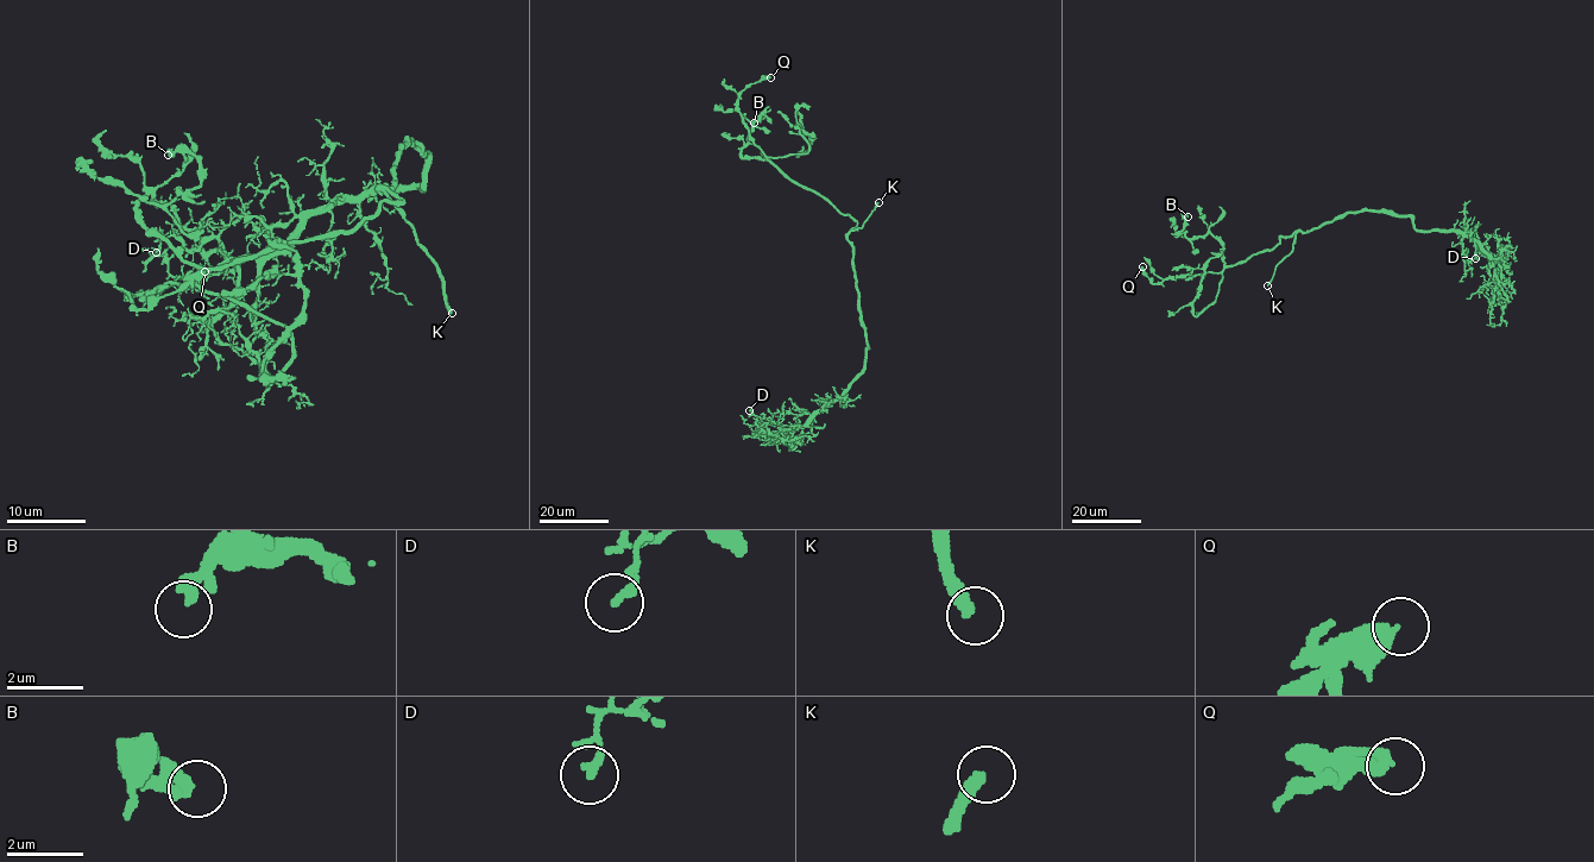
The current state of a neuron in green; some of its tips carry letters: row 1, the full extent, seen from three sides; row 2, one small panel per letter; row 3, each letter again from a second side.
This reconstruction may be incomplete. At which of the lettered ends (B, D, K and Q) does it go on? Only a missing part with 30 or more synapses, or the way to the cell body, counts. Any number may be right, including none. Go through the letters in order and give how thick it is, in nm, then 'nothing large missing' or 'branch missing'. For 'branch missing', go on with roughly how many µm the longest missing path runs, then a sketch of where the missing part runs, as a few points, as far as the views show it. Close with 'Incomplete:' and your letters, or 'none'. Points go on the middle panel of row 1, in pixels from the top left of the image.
B: 360 nm | nothing large missing
D: 220 nm | nothing large missing
K: 280 nm | branch missing | 60 µm | (879, 202), (882, 188), (879, 182), (877, 157), (886, 146), (886, 138), (895, 126), (905, 126), (913, 132)
Q: 400 nm | nothing large missing
Incomplete: K

